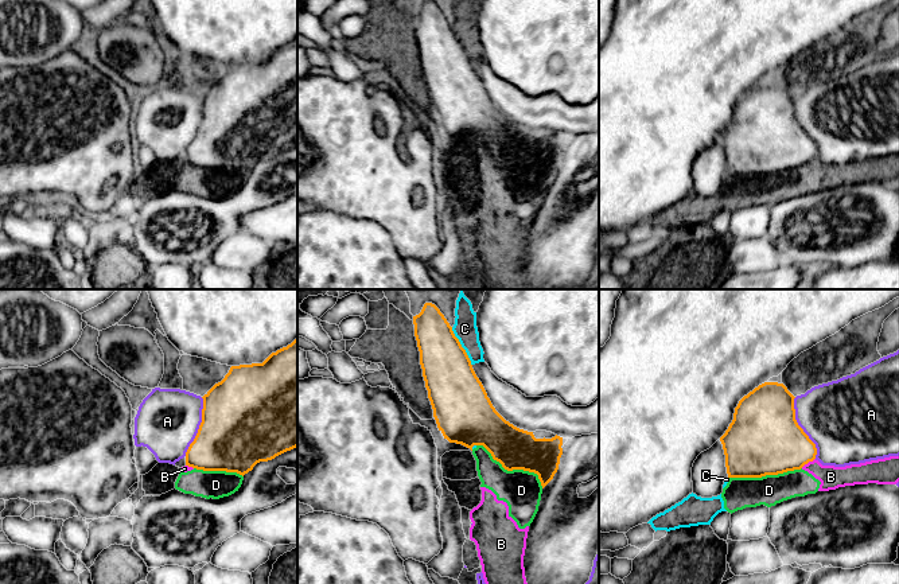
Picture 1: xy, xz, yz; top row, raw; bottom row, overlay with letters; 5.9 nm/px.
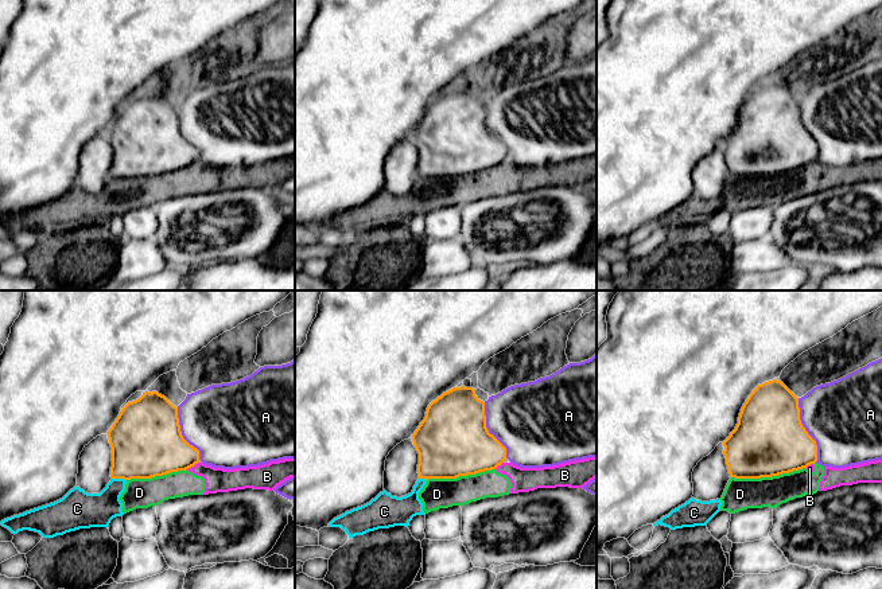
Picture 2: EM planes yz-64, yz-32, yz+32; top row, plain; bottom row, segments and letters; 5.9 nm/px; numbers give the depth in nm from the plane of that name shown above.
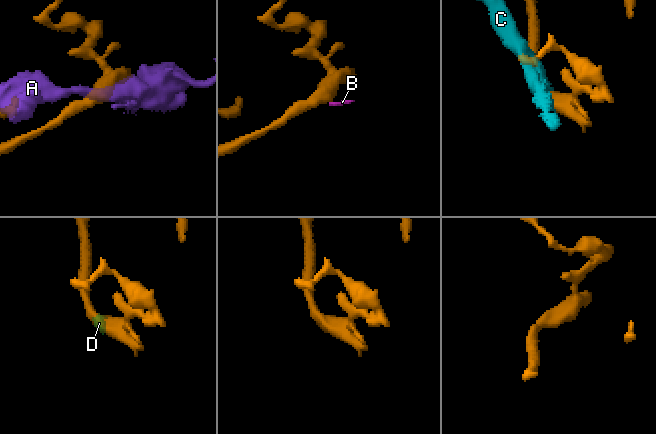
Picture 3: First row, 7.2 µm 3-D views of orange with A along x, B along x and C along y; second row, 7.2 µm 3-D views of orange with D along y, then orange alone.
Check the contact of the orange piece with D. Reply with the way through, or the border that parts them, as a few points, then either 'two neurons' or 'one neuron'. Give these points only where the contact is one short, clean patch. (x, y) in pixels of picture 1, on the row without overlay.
two neurons

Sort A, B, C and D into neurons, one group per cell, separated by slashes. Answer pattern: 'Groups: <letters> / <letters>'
Groups: A / B C D

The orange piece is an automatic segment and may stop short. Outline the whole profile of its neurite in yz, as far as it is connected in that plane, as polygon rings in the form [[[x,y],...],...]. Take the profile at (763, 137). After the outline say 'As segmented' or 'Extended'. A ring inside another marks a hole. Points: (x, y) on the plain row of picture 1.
[[[764,81],[744,94],[720,136],[728,176],[762,176],[801,168],[817,153],[816,143],[795,118],[794,94],[783,82]]]. As segmented

